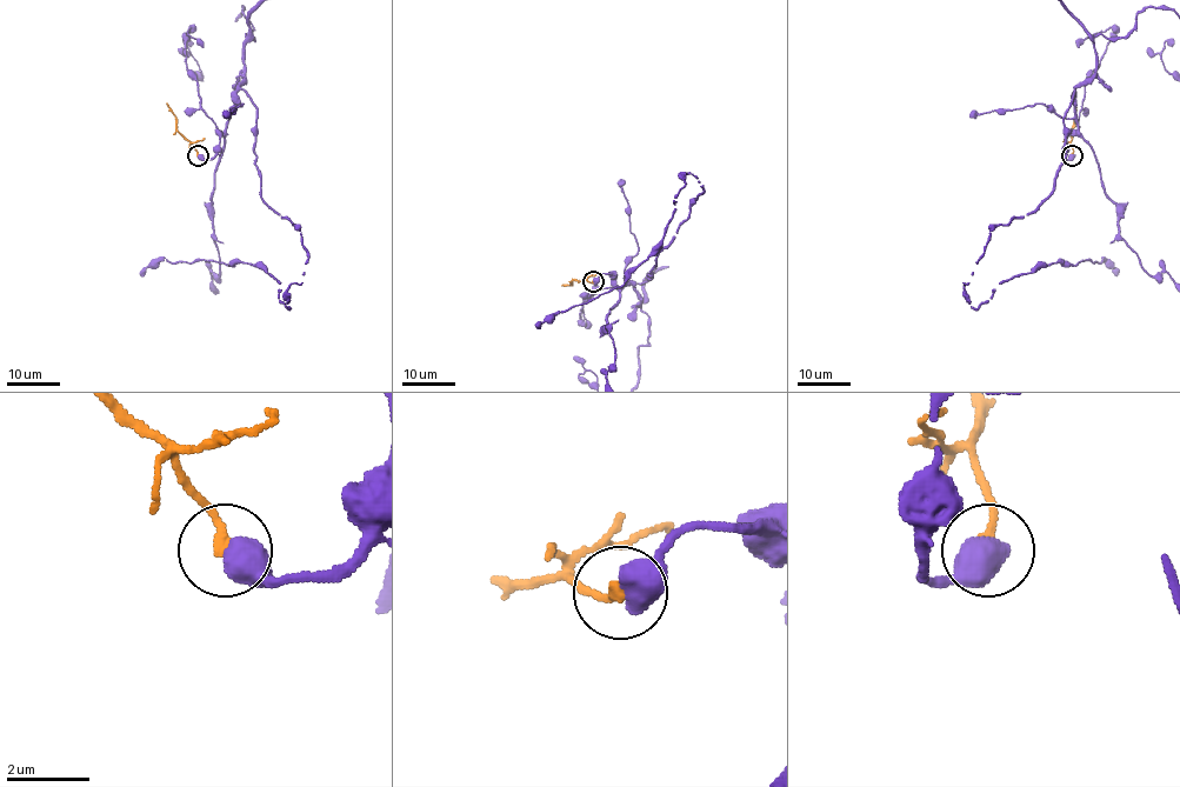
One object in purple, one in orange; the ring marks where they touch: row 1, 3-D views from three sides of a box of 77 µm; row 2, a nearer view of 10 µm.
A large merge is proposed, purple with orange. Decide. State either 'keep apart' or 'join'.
keep apart

